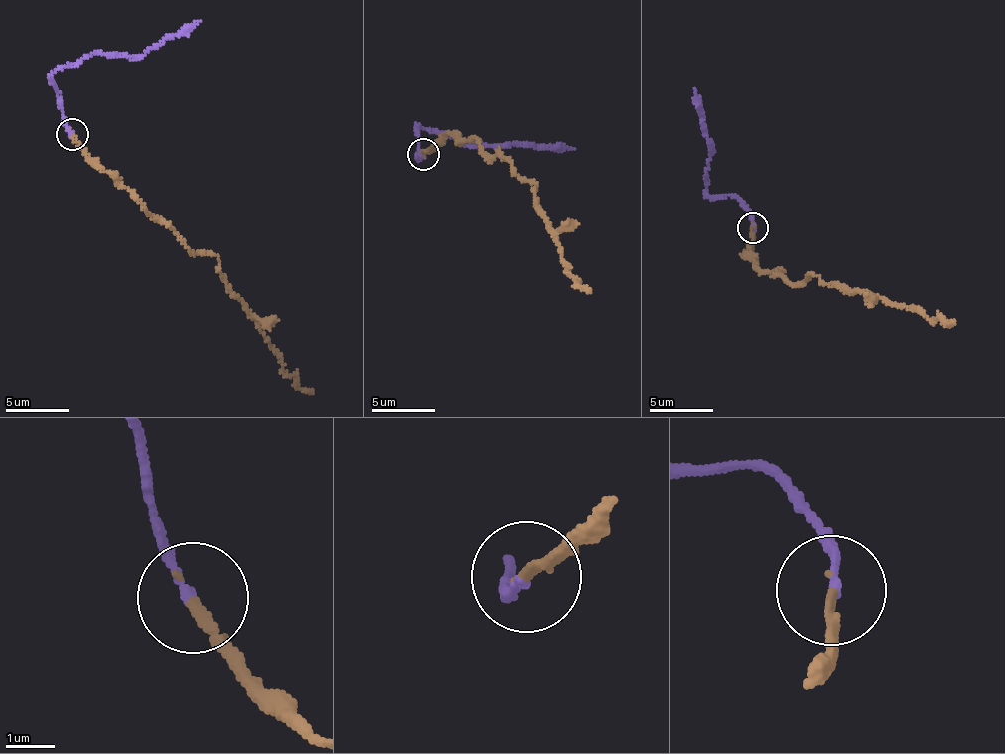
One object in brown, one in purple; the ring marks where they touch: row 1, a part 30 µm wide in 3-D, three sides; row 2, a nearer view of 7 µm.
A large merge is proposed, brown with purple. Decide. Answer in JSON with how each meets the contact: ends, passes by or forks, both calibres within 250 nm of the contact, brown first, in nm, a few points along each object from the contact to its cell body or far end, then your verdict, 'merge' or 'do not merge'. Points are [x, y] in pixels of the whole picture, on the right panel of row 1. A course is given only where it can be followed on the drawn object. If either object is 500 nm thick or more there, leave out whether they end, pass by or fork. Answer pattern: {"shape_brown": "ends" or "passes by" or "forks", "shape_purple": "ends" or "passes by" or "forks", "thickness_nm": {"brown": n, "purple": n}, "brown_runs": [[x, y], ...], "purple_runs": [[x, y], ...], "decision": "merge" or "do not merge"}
{"shape_brown": "ends", "shape_purple": "ends", "thickness_nm": {"brown": 180, "purple": 170}, "brown_runs": [[751, 227], [750, 250], [743, 254], [754, 266], [773, 270], [792, 283], [810, 274], [954, 323]], "purple_runs": [[751, 227], [752, 214], [738, 200], [707, 193], [705, 168], [712, 154], [694, 88]], "decision": "merge"}

